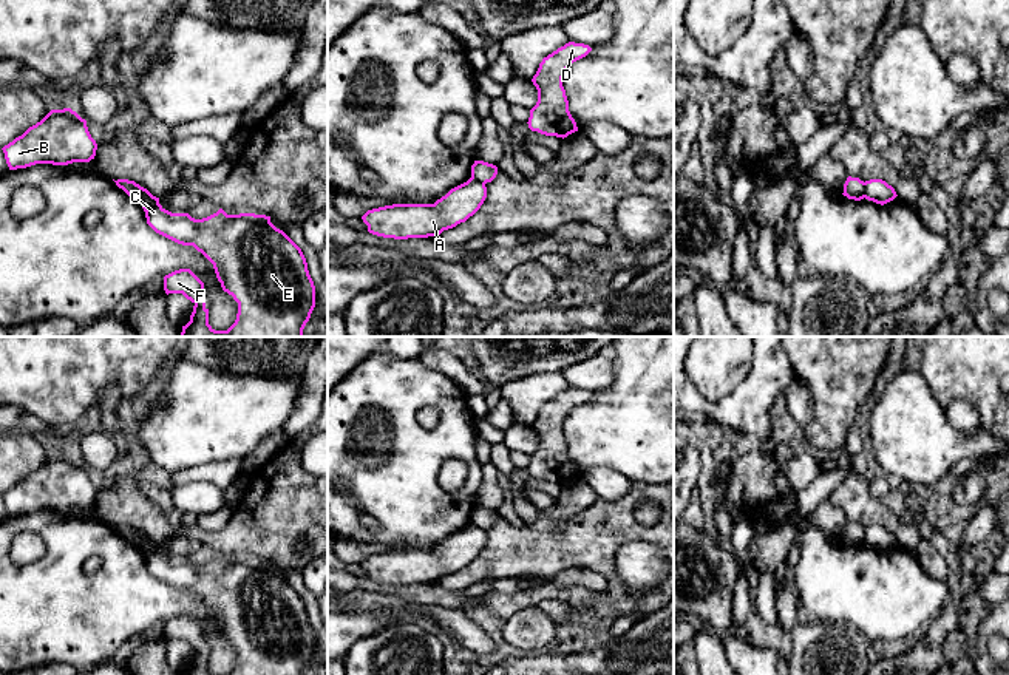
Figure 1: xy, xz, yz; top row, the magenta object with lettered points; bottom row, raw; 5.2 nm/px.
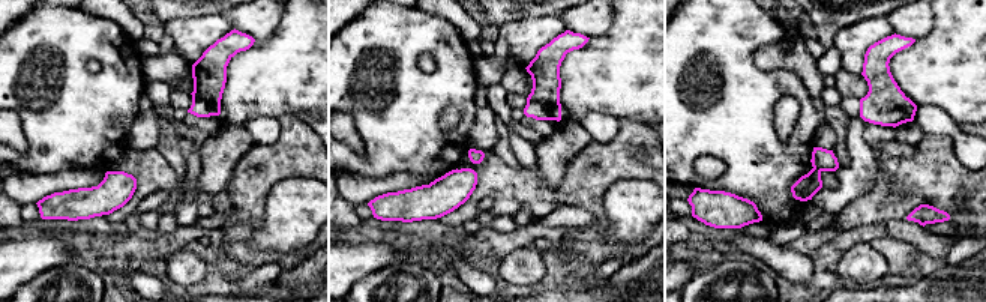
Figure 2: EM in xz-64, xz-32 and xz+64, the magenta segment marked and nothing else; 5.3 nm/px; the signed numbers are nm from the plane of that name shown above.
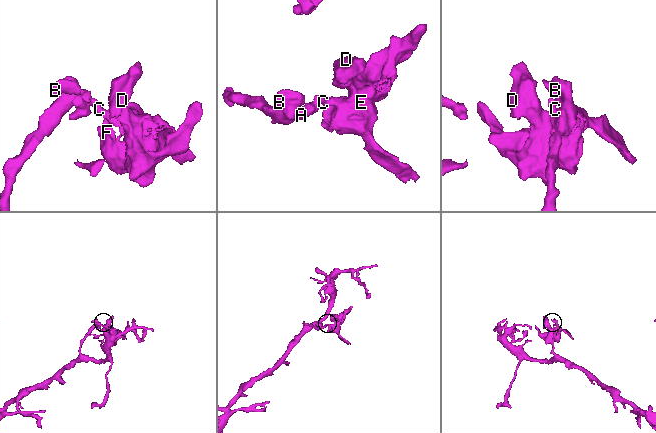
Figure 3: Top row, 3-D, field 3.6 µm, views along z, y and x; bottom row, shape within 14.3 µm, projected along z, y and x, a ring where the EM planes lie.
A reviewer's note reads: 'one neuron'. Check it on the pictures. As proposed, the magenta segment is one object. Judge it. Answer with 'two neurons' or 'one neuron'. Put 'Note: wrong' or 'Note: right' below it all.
two neurons
Note: wrong

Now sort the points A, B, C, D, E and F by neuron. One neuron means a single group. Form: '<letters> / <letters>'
A B / C D E F

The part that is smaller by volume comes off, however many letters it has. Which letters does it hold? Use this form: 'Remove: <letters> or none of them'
Remove: C, D, E, F

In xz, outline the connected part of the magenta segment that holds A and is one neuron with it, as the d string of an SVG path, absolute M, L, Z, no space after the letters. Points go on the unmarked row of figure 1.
M468 525L434 550L392 550L368 556L362 565L368 578L383 584L439 582L473 562L487 544L484 528Z

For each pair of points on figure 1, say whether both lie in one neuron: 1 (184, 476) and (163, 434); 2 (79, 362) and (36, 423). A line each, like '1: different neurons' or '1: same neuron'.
1: different neurons
2: different neurons

